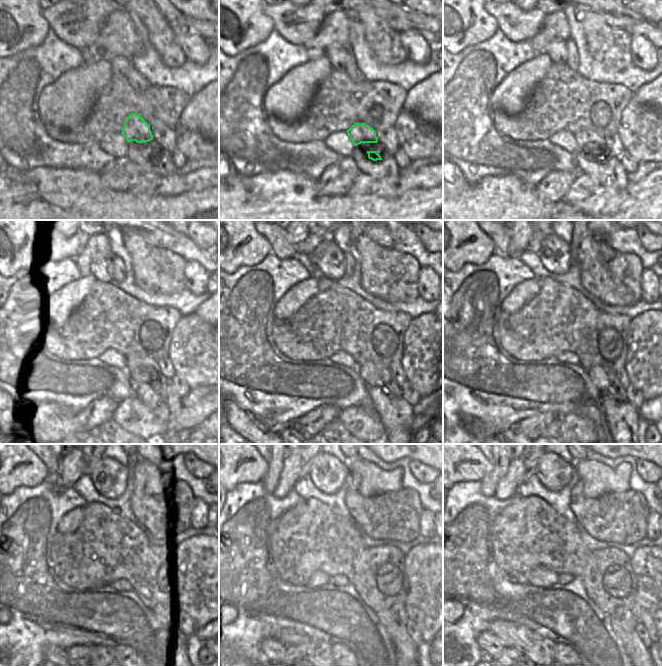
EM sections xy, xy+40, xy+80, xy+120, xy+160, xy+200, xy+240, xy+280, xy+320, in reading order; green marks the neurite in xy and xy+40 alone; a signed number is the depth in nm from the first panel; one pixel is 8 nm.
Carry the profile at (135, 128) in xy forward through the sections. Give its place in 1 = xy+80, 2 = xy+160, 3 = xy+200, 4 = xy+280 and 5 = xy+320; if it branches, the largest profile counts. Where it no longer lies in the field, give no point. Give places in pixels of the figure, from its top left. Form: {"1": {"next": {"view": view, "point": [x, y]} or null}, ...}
{"1": {"next": {"view": "xy+80", "point": [583, 136]}}, "2": {"next": {"view": "xy+160", "point": [374, 374]}}, "3": {"next": {"view": "xy+200", "point": [605, 380]}}, "4": {"next": {"view": "xy+280", "point": [405, 647]}}, "5": {"next": {"view": "xy+320", "point": [633, 646]}}}

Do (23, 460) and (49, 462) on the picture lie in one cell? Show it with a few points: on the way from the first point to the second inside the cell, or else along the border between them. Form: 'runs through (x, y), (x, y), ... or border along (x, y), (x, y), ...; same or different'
border along (35, 454), (48, 472); different

